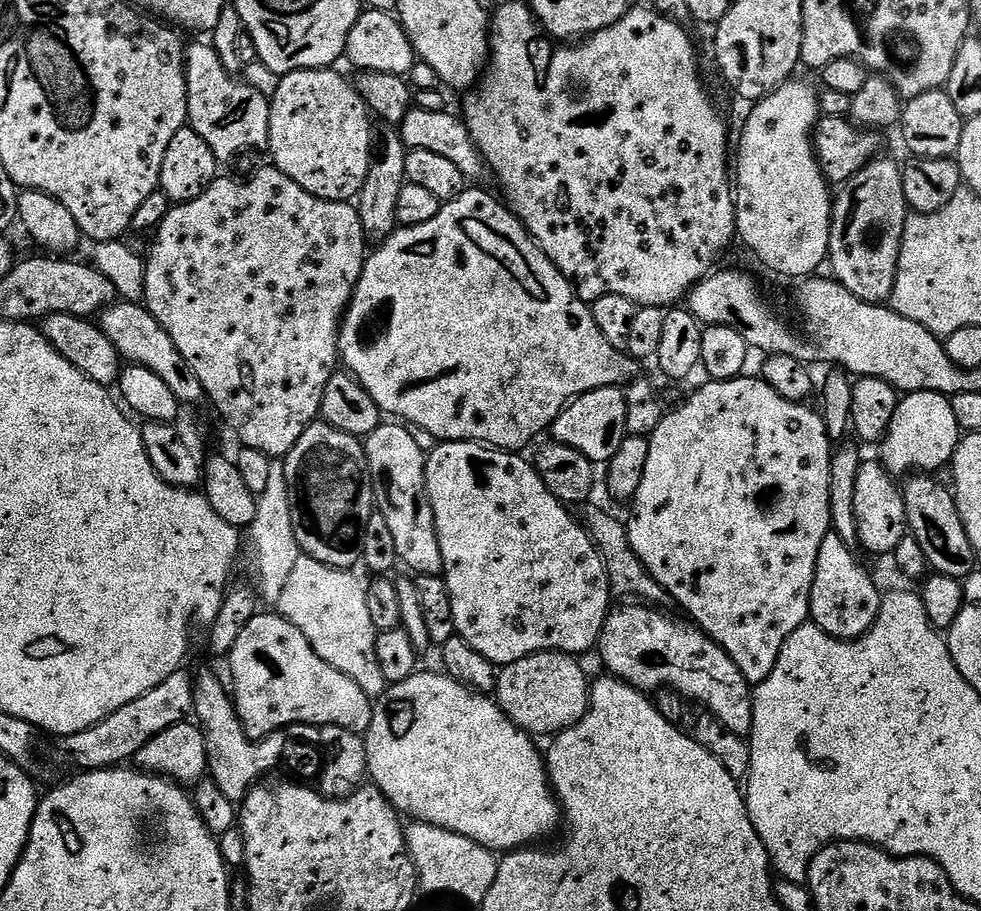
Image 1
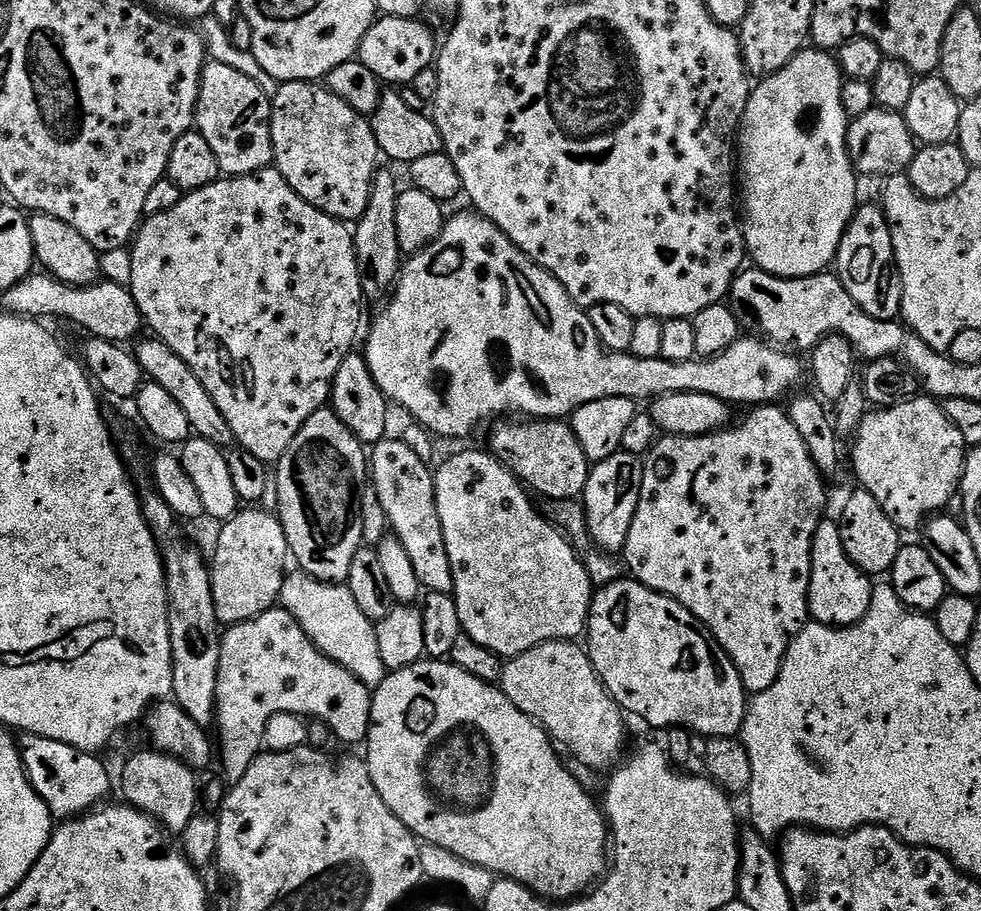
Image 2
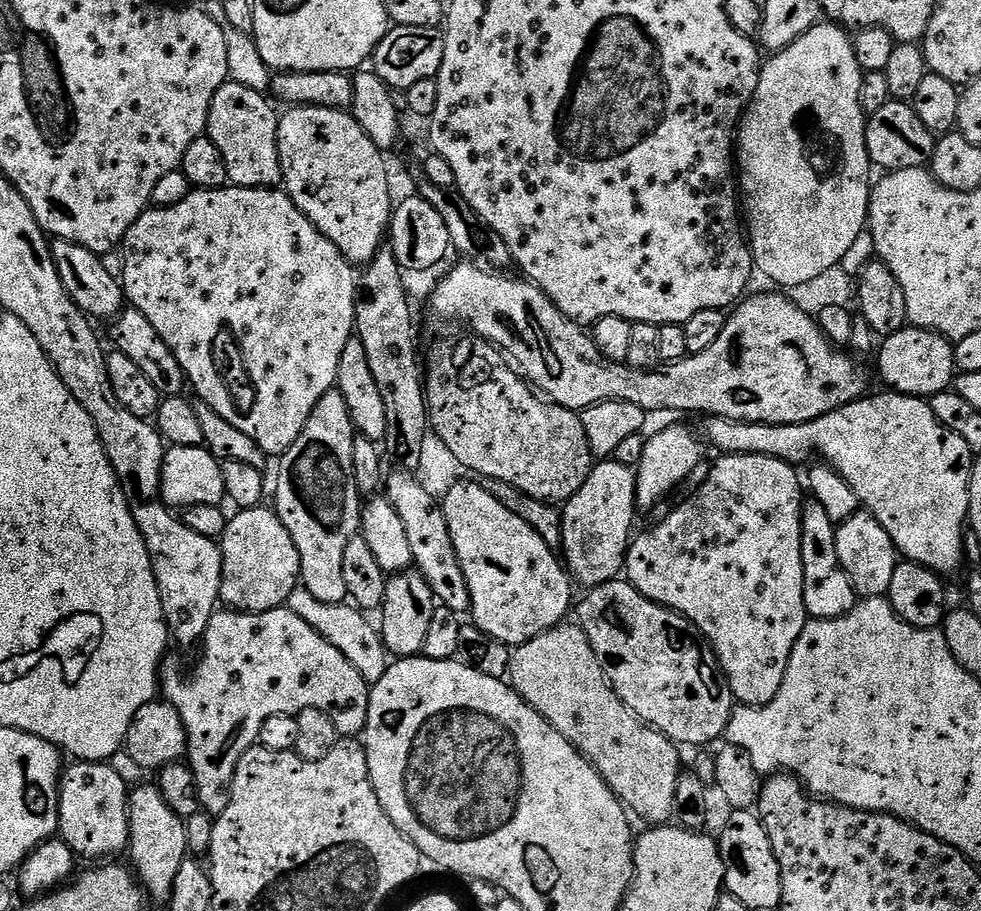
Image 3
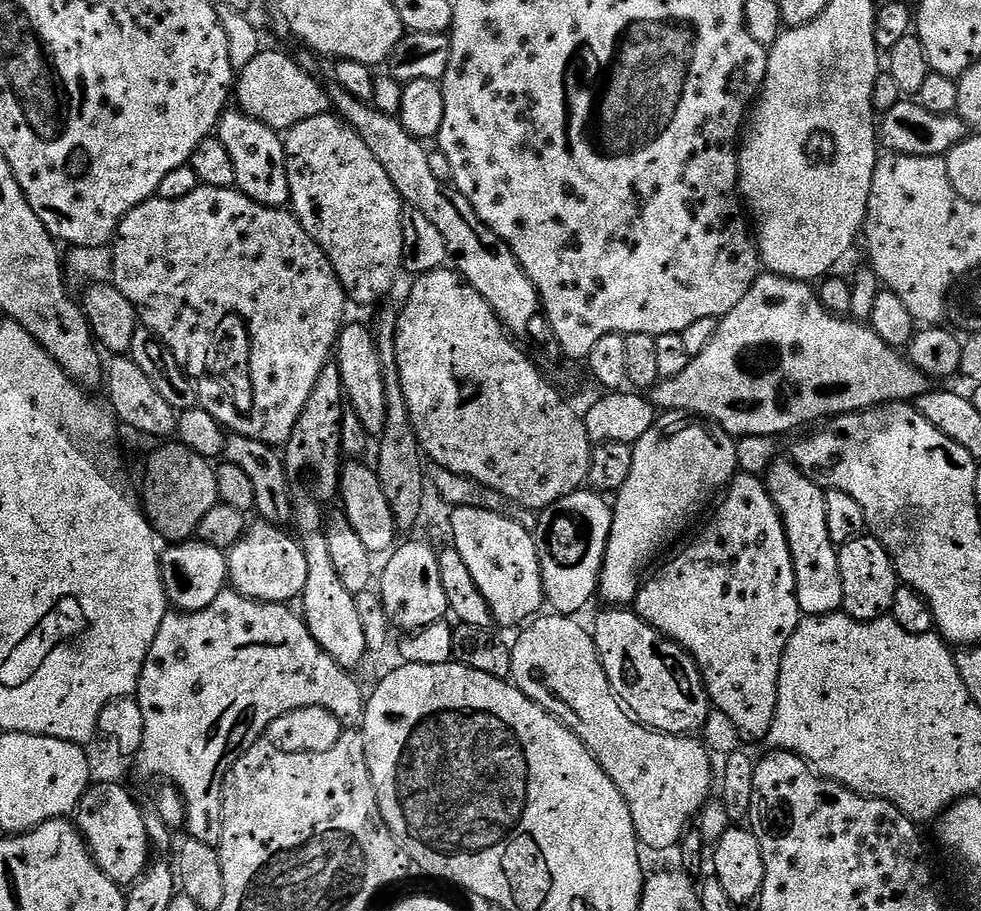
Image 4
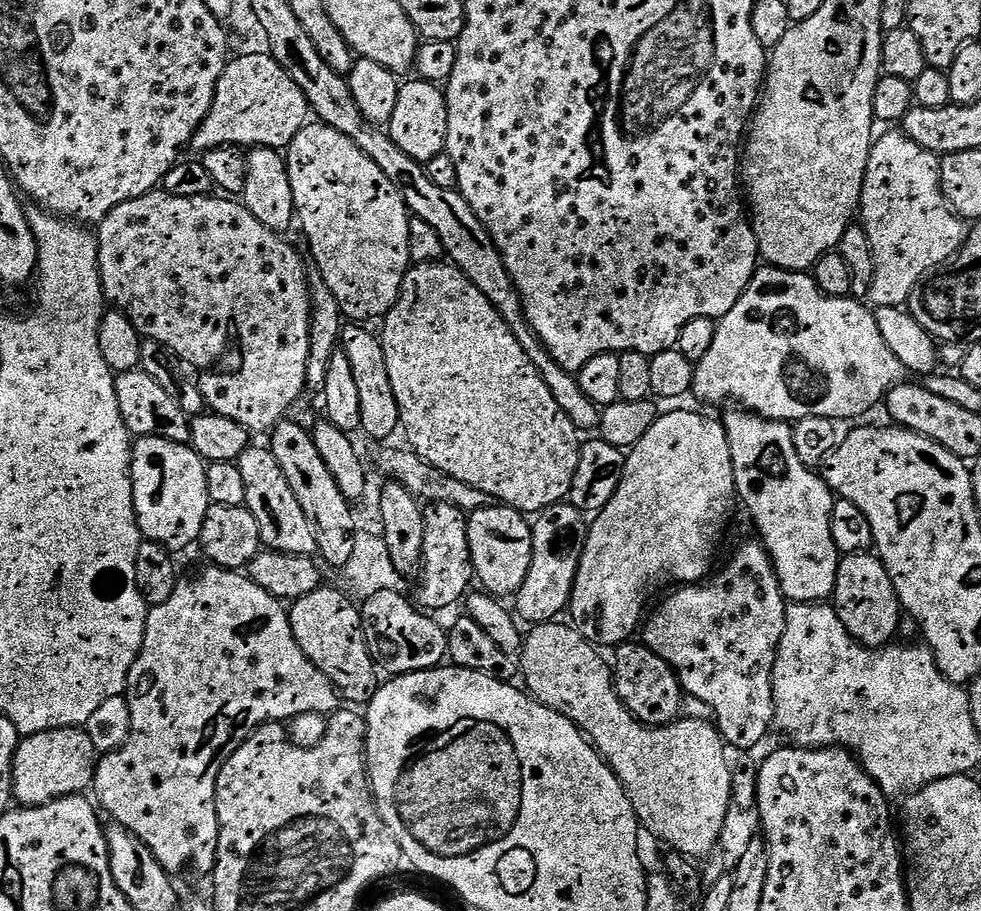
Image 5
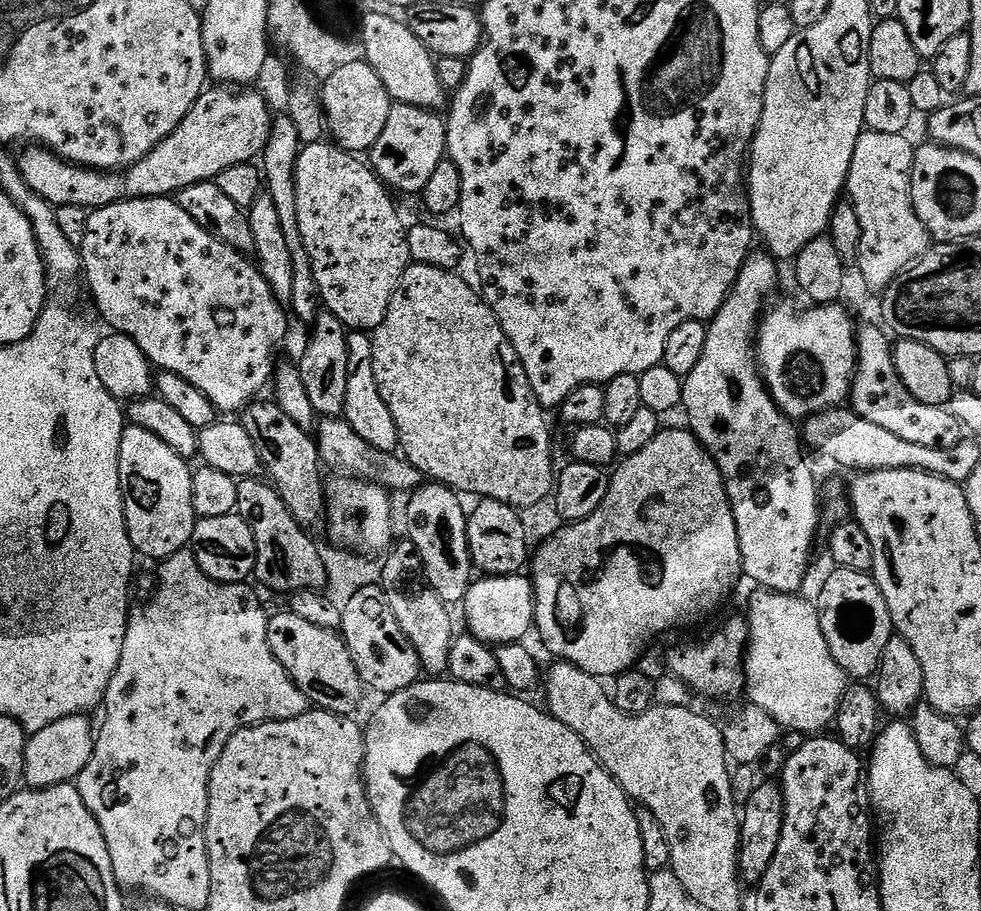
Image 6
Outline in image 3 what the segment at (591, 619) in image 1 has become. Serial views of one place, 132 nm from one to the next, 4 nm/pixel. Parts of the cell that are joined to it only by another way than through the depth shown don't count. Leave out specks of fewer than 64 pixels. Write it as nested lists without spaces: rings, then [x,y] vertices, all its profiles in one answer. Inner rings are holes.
[[[461,479],[442,499],[450,542],[454,542],[470,590],[470,620],[490,638],[519,646],[567,617],[574,581],[561,557],[542,542],[542,534],[534,526],[506,510],[494,494],[486,494],[483,483],[472,480]]]

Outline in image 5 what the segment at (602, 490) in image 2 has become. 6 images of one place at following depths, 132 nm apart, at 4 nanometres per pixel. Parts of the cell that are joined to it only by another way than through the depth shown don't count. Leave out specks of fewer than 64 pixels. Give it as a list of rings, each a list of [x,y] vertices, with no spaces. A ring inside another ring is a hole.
[[[567,502],[550,506],[535,517],[532,524],[532,561],[530,562],[530,570],[526,574],[526,580],[522,582],[520,589],[514,594],[514,601],[516,600],[514,612],[521,621],[529,620],[529,625],[532,626],[546,624],[555,621],[559,617],[556,615],[563,608],[565,611],[569,607],[572,594],[572,580],[576,577],[576,567],[588,537],[589,527],[590,524],[586,519],[585,513],[579,512],[573,504]]]

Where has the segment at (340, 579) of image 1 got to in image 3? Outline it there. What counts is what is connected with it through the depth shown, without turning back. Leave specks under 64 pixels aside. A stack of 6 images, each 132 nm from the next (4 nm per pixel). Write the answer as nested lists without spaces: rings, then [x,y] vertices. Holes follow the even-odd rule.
[[[303,586],[294,589],[286,607],[294,614],[298,614],[298,618],[302,618],[302,622],[306,622],[311,628],[318,630],[318,634],[322,634],[322,638],[326,638],[326,642],[330,642],[330,646],[342,650],[342,654],[346,654],[346,658],[358,669],[368,685],[376,684],[382,678],[382,674],[386,674],[390,663],[389,650],[380,636],[379,627],[373,621],[371,624],[364,617],[367,615],[361,609],[348,602],[343,604],[318,602],[318,598],[314,598],[314,594],[310,594],[310,590],[306,590]]]

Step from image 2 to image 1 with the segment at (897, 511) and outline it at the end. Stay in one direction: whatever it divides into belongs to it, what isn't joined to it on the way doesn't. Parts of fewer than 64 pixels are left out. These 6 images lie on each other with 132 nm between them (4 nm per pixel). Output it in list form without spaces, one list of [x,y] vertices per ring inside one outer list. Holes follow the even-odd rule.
[[[909,392],[894,410],[888,432],[879,445],[879,459],[893,477],[909,474],[932,474],[943,466],[951,465],[952,456],[962,439],[958,418],[954,418],[951,399],[937,392]]]

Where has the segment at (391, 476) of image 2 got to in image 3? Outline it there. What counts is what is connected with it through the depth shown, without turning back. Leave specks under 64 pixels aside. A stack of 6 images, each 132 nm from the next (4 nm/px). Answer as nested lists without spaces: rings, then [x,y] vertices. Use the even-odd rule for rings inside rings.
[[[396,470],[392,477],[387,477],[386,497],[398,512],[406,528],[407,541],[410,542],[410,554],[415,571],[426,578],[430,590],[436,595],[443,607],[461,614],[467,613],[472,607],[470,590],[466,586],[466,574],[462,574],[462,566],[458,562],[458,554],[454,550],[454,542],[450,542],[450,530],[446,526],[444,509],[438,500],[426,494],[420,481],[411,471]]]

